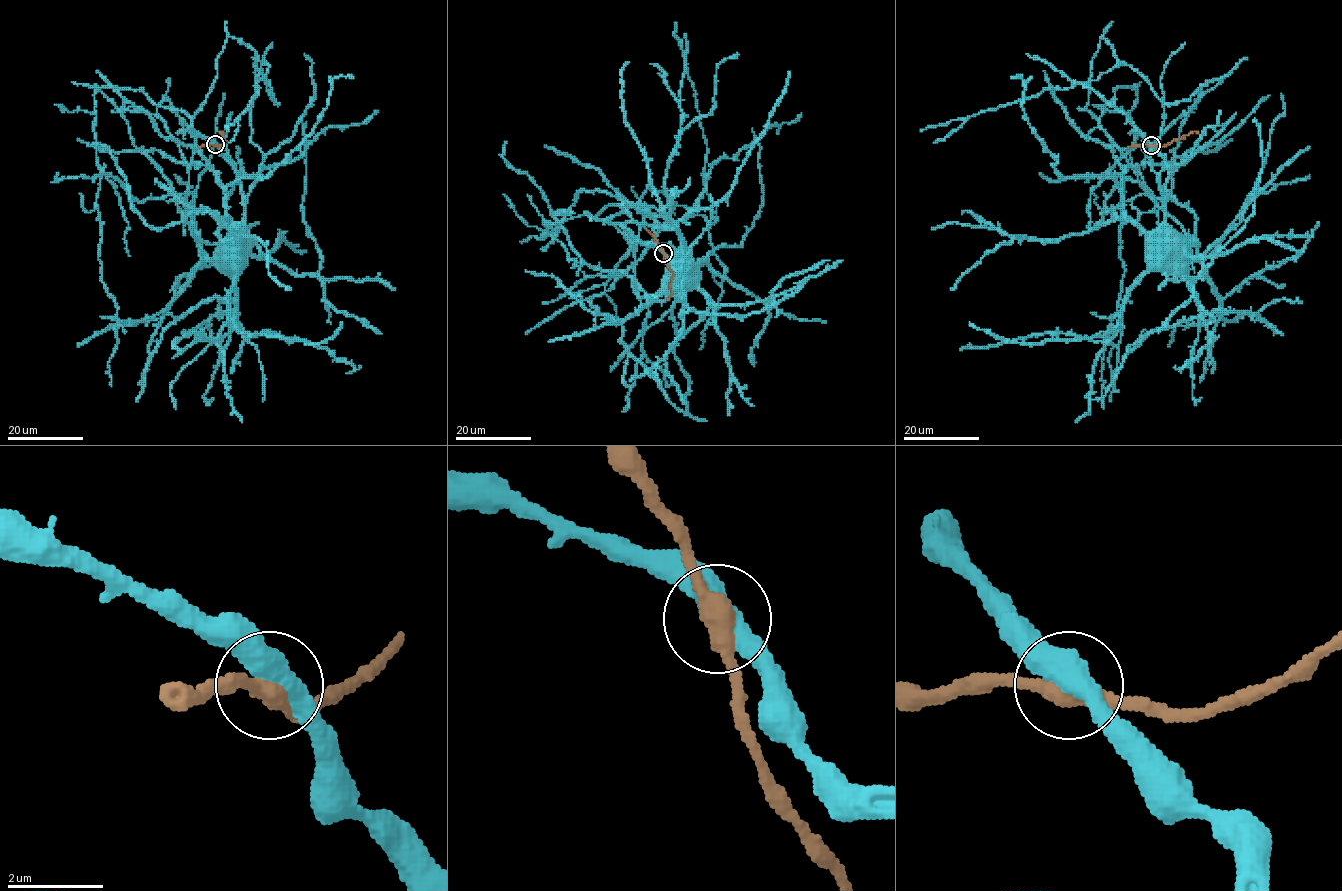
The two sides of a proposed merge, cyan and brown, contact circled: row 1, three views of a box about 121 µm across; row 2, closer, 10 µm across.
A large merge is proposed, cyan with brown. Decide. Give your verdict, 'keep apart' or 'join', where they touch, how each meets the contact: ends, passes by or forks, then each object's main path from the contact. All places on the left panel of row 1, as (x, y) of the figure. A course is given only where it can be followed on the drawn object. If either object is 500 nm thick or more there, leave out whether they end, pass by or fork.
join; at (215, 144); cyan passes by; brown passes by; cyan runs (215, 145), (235, 170), (244, 209), (243, 221), (227, 238), (224, 250), (227, 250); brown runs (215, 145), (217, 147), (225, 140), (219, 132)

